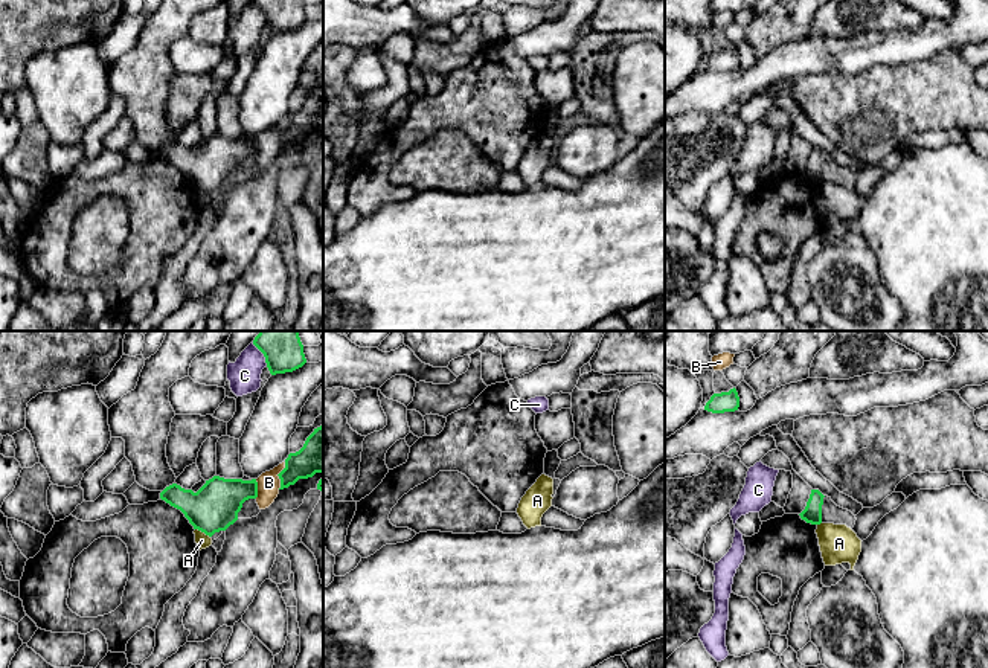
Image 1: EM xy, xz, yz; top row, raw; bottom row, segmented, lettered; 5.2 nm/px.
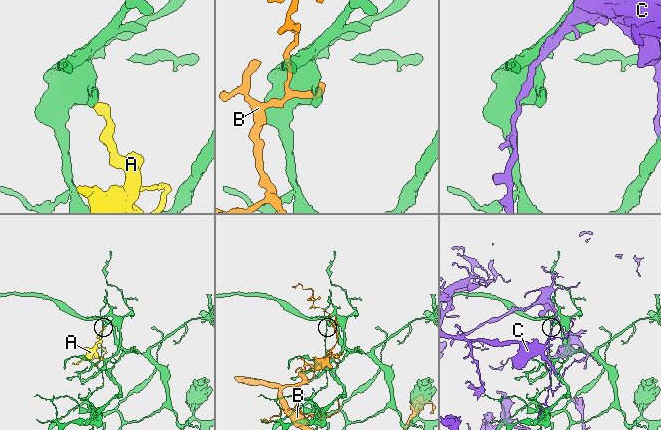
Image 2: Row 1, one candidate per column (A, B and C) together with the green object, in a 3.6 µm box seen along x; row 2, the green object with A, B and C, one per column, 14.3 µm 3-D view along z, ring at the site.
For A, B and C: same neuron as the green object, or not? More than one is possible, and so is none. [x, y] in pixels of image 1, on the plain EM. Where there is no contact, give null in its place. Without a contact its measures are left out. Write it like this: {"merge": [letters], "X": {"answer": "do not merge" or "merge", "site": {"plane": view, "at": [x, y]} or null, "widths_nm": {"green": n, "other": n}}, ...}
{"merge": [], "A": {"answer": "do not merge", "site": {"plane": "xy", "at": [203, 189]}, "widths_nm": {"green": 240, "other": 70}}, "B": {"answer": "do not merge", "site": {"plane": "xy", "at": [278, 133]}, "widths_nm": {"green": 190, "other": 120}}, "C": {"answer": "do not merge", "site": {"plane": "xy", "at": [263, 11]}, "widths_nm": {"green": 170, "other": 170}}}

